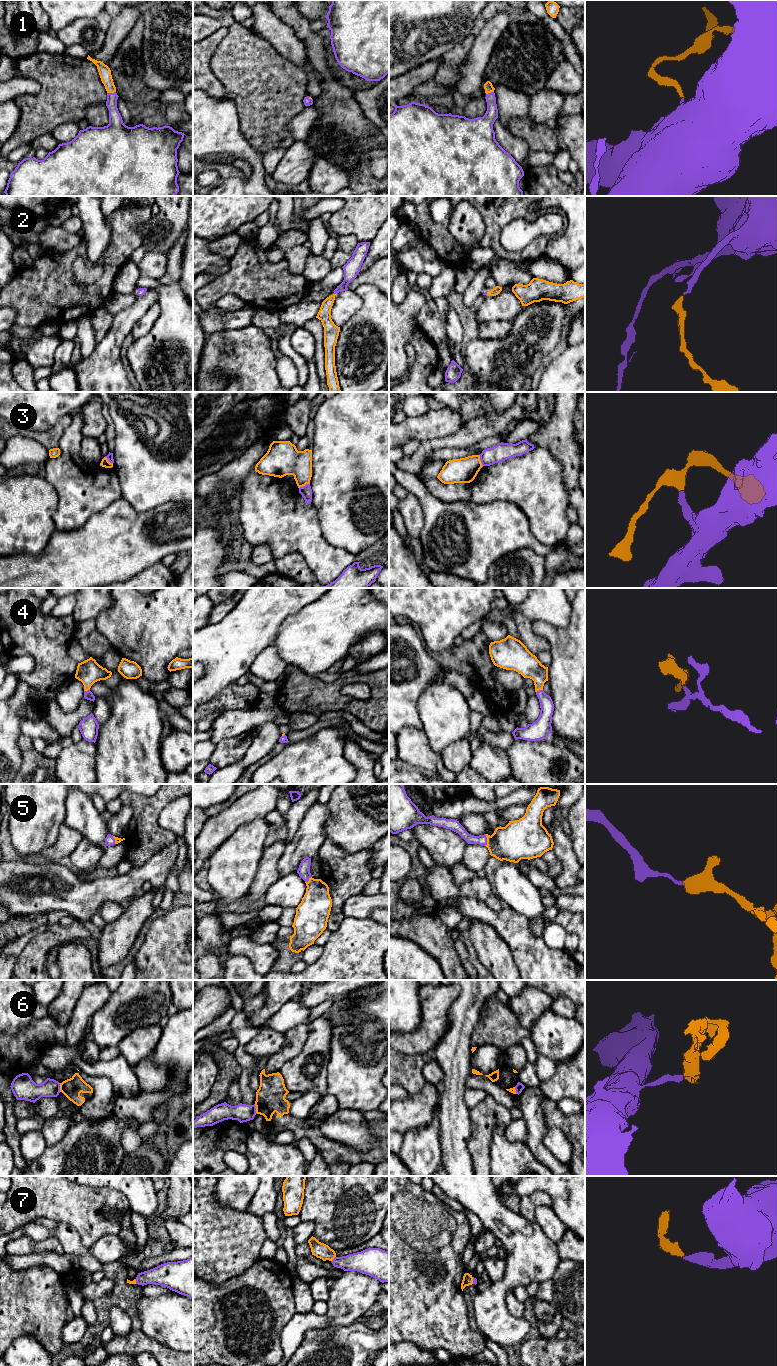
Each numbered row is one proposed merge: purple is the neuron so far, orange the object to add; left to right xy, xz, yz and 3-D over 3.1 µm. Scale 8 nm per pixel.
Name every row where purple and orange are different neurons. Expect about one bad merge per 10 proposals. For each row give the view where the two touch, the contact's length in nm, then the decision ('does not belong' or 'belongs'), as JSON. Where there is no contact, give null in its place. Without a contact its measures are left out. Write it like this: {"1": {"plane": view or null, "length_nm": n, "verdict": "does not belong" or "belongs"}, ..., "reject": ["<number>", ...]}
{"1": {"plane": "xy", "length_nm": 70, "verdict": "belongs"}, "2": {"plane": "yz", "length_nm": 40, "verdict": "belongs"}, "3": {"plane": "xz", "length_nm": 100, "verdict": "does not belong"}, "4": {"plane": "yz", "length_nm": 60, "verdict": "belongs"}, "5": {"plane": "yz", "length_nm": 100, "verdict": "belongs"}, "6": {"plane": "xz", "length_nm": 80, "verdict": "does not belong"}, "7": {"plane": "xz", "length_nm": 60, "verdict": "belongs"}, "reject": ["3", "6"]}

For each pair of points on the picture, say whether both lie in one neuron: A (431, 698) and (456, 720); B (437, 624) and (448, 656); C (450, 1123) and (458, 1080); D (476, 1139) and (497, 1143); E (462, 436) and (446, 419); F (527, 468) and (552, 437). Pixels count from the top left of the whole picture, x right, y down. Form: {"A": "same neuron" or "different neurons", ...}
{"A": "same neuron", "B": "different neurons", "C": "same neuron", "D": "different neurons", "E": "different neurons", "F": "different neurons"}

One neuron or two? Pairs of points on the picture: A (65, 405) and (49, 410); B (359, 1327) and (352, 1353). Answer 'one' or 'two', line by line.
A: one
B: one

